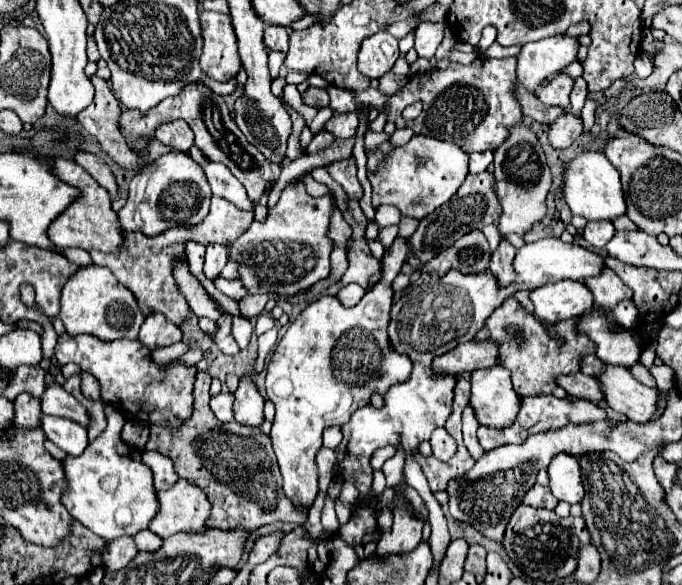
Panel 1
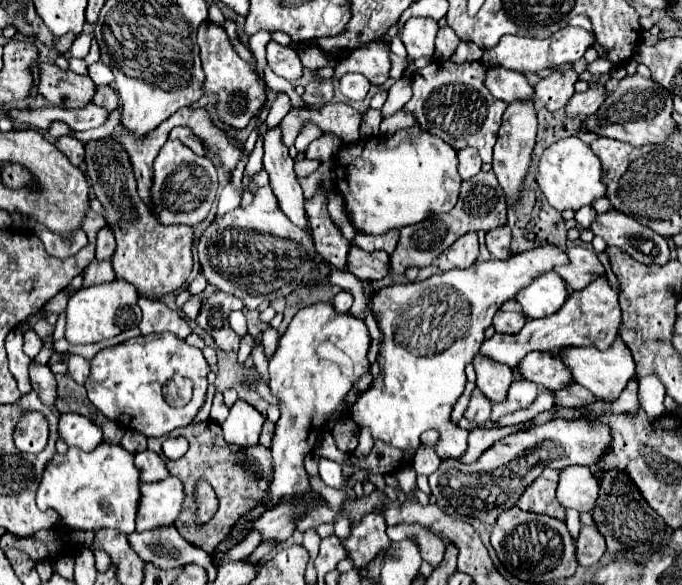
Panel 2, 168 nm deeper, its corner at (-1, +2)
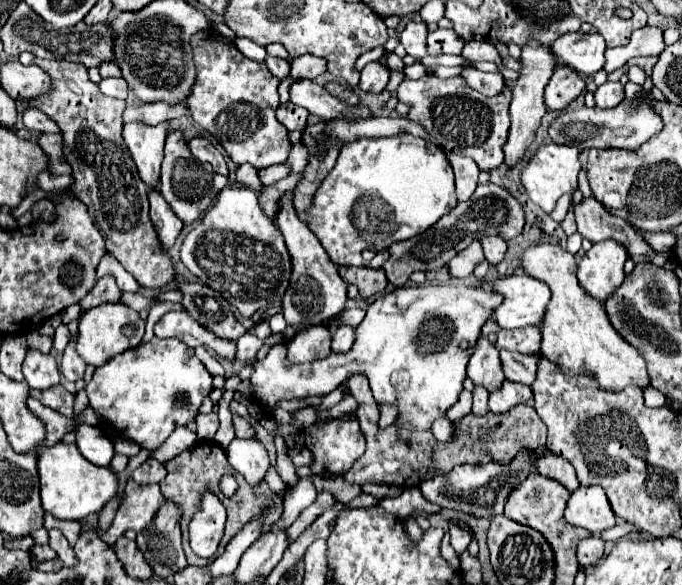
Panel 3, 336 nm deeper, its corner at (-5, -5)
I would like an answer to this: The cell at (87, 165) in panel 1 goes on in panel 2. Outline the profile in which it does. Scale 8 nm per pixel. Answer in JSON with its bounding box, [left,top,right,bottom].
[57,136,85,166]

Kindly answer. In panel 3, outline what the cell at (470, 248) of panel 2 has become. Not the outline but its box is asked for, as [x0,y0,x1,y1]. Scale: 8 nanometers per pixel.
[449,241,483,279]

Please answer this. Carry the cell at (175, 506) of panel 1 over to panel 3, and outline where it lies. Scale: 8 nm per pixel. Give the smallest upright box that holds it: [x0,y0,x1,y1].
[79,479,163,543]

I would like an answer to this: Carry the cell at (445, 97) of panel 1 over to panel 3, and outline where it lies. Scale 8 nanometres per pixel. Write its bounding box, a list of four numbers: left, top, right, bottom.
[397,75,511,171]

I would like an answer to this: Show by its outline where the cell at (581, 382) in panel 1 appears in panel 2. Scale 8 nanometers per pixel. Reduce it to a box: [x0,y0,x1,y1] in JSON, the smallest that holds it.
[519,352,573,392]

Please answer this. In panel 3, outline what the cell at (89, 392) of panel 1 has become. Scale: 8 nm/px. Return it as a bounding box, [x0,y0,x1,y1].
[61,343,85,381]

